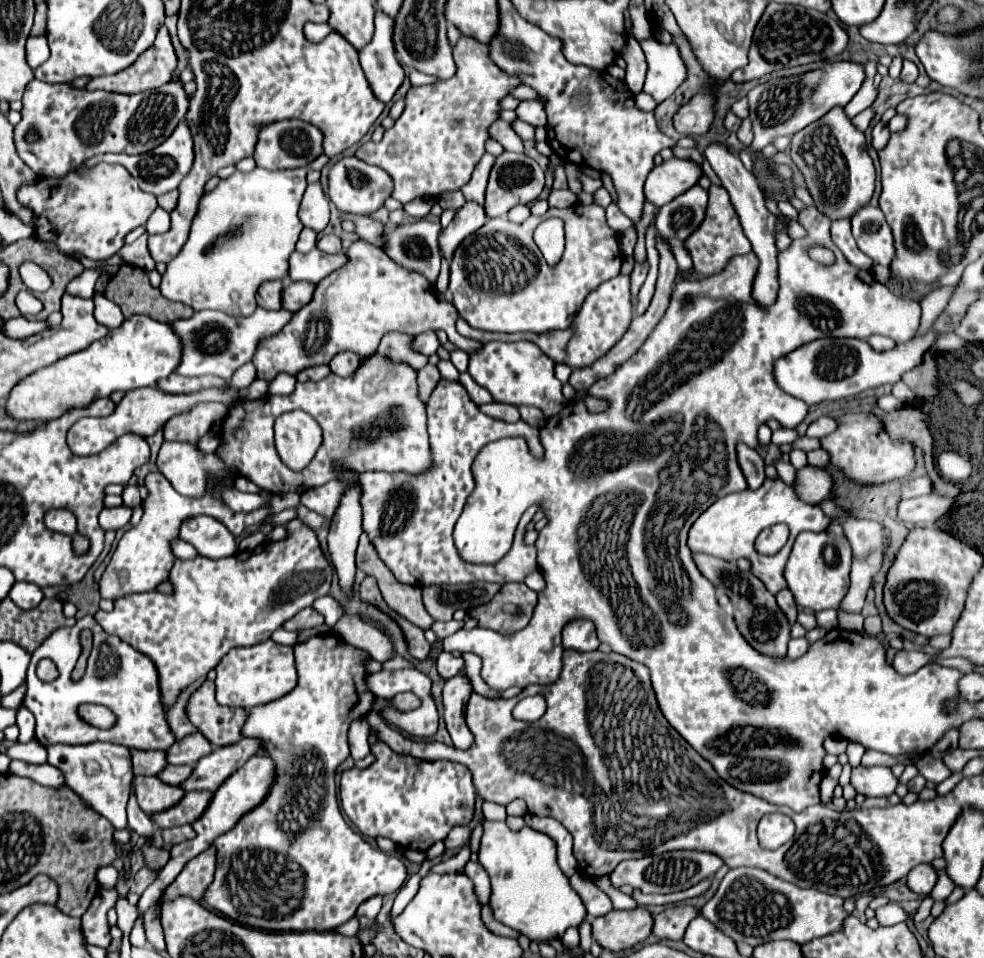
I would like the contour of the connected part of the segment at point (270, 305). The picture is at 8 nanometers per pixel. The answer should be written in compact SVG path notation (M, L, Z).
M267 280L259 286L257 290L257 306L265 310L279 310L281 308L281 290L283 282L281 280Z

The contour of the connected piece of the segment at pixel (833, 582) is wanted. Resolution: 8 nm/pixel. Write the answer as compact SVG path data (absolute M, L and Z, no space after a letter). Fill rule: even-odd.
M833 520L833 524L825 532L819 532L819 534L801 532L797 536L785 566L785 580L789 584L789 590L795 596L797 606L809 608L813 612L839 608L837 611L839 628L861 632L864 624L861 613L849 614L839 607L849 588L849 568L851 568L851 548L847 544L847 538L843 536L843 530L839 528L839 522Z

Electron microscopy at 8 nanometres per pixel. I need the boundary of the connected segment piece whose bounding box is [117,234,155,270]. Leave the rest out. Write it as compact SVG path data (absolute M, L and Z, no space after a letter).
M147 234L139 236L133 244L129 246L123 246L117 254L117 258L123 258L123 260L117 260L117 264L131 264L131 266L139 266L143 270L153 270L155 268L155 260L151 258L149 254L149 248L147 248Z

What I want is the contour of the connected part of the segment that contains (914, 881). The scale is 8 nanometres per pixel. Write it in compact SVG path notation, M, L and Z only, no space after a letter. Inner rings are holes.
M919 864L907 874L907 886L911 892L927 896L937 882L937 874L931 864Z

